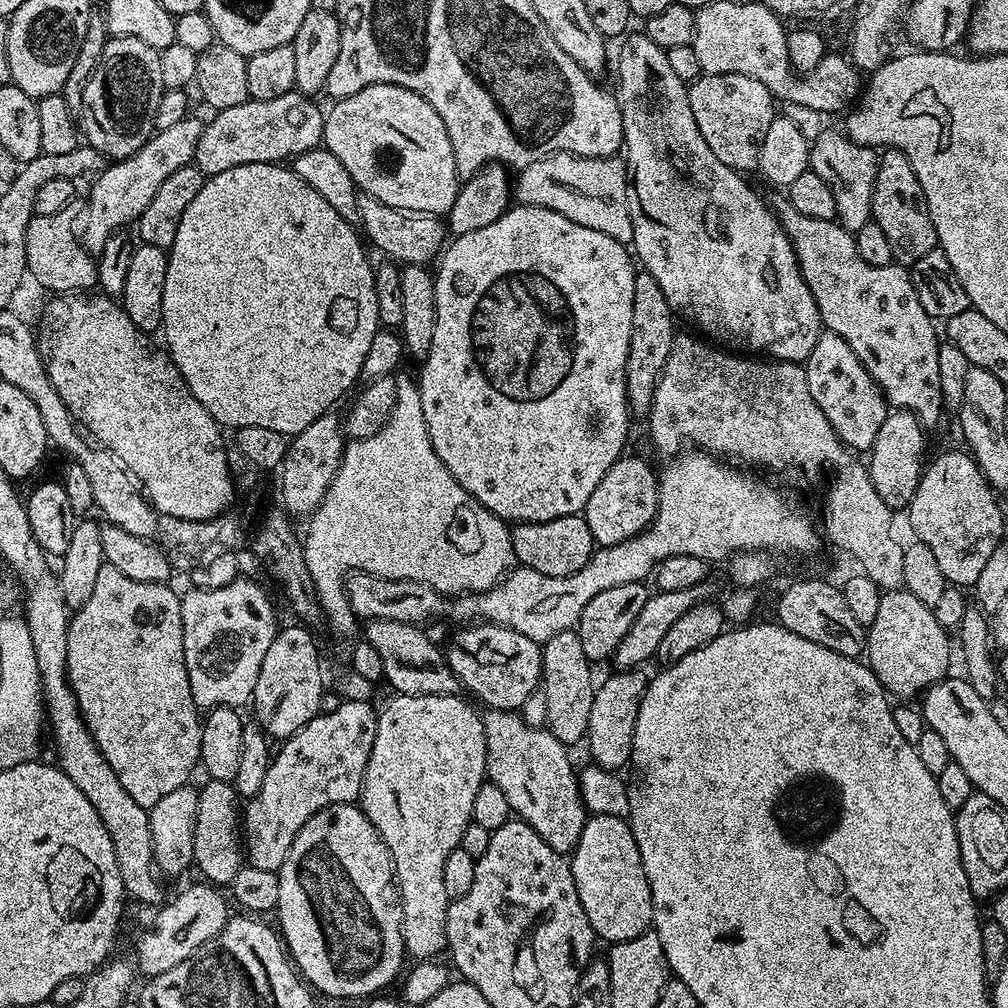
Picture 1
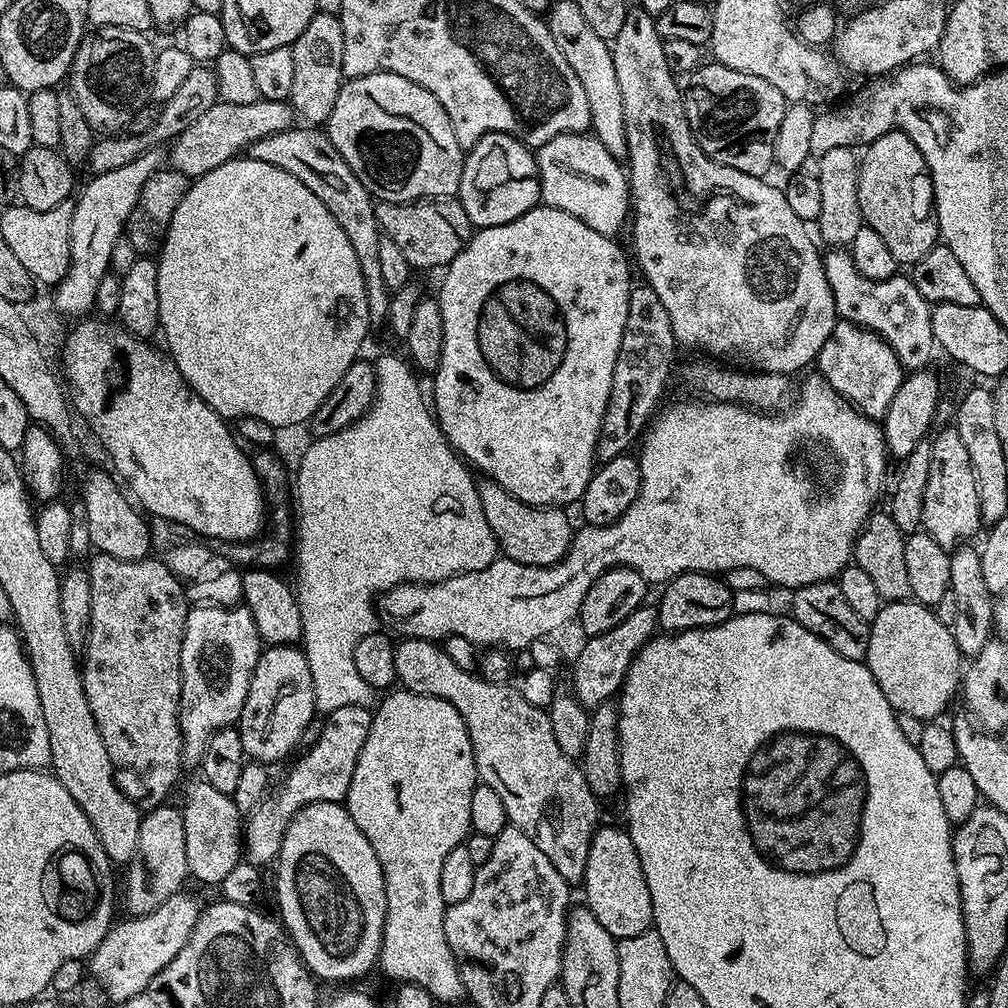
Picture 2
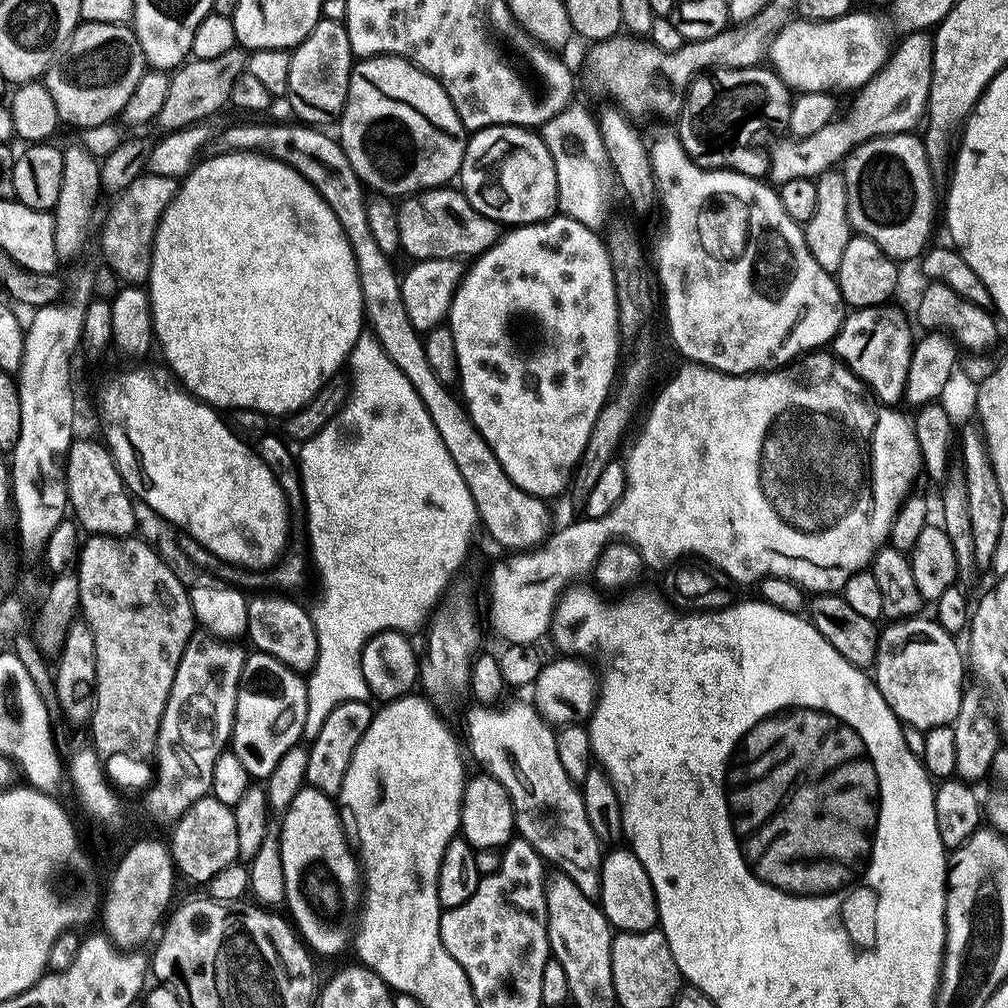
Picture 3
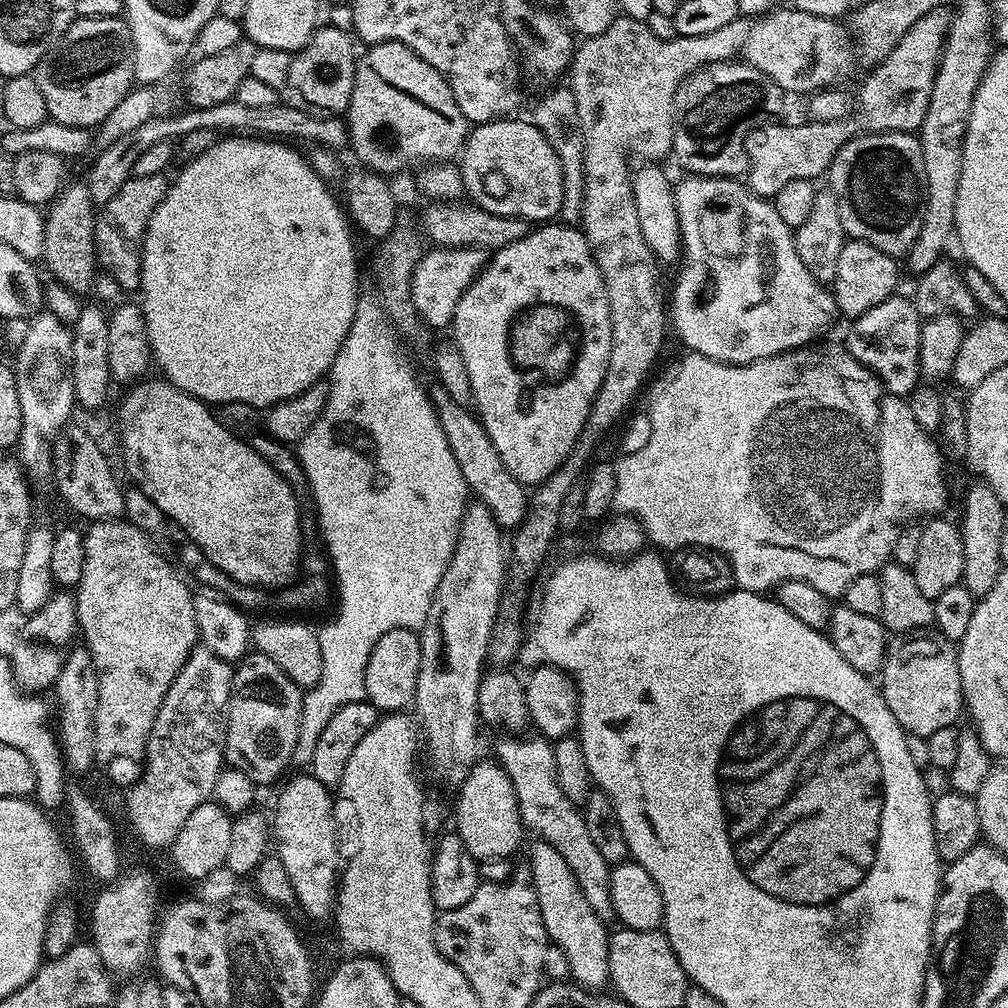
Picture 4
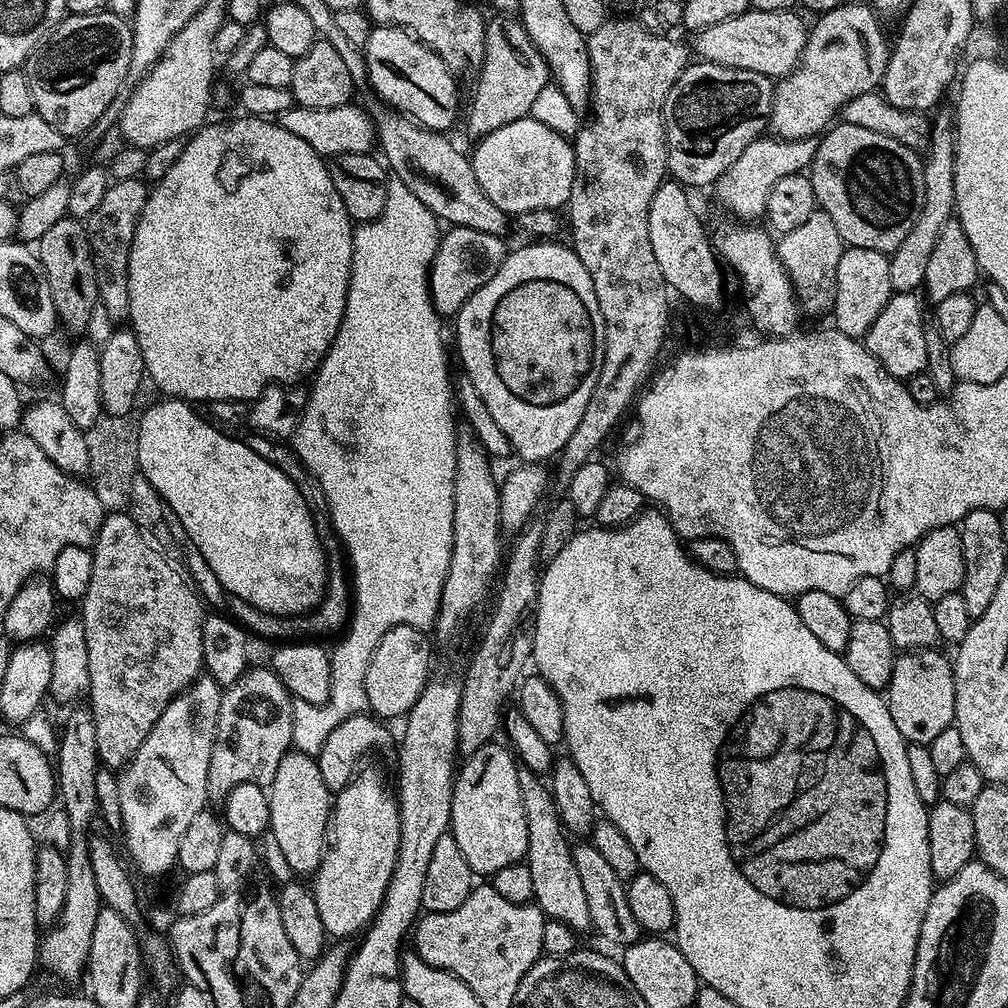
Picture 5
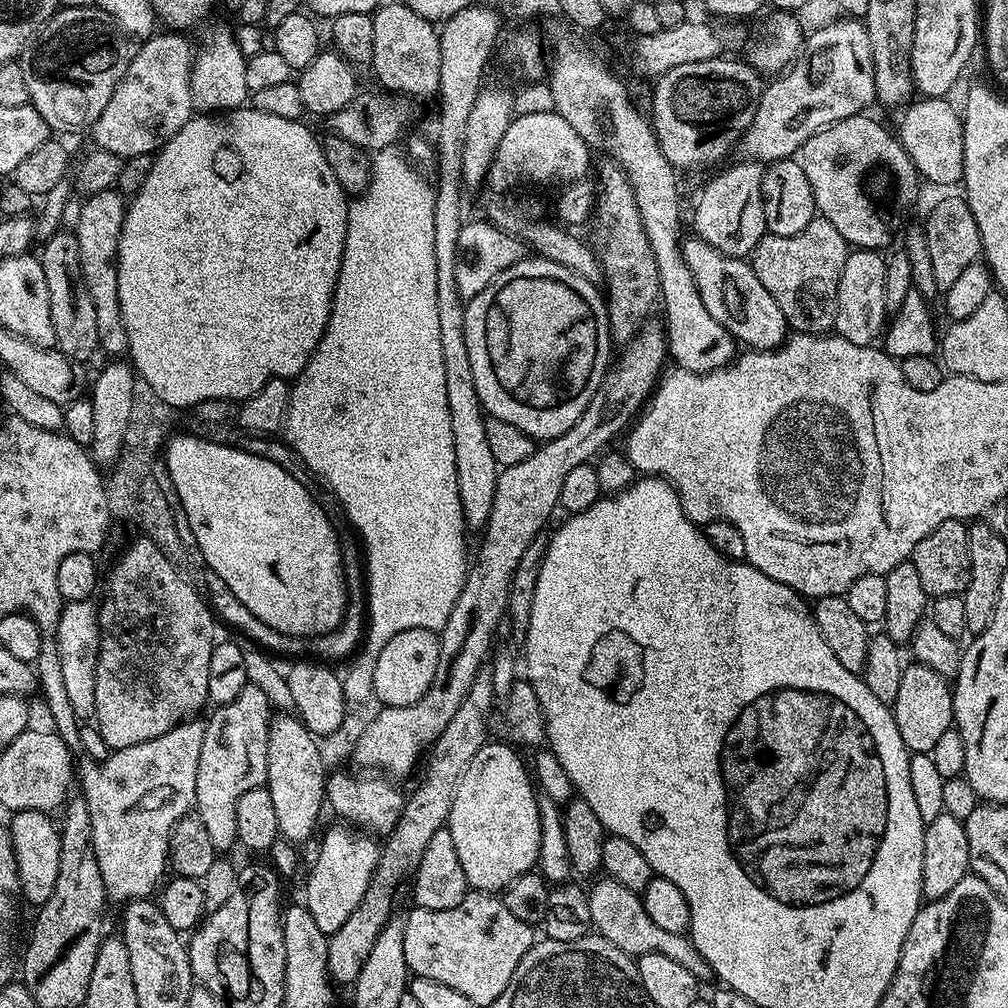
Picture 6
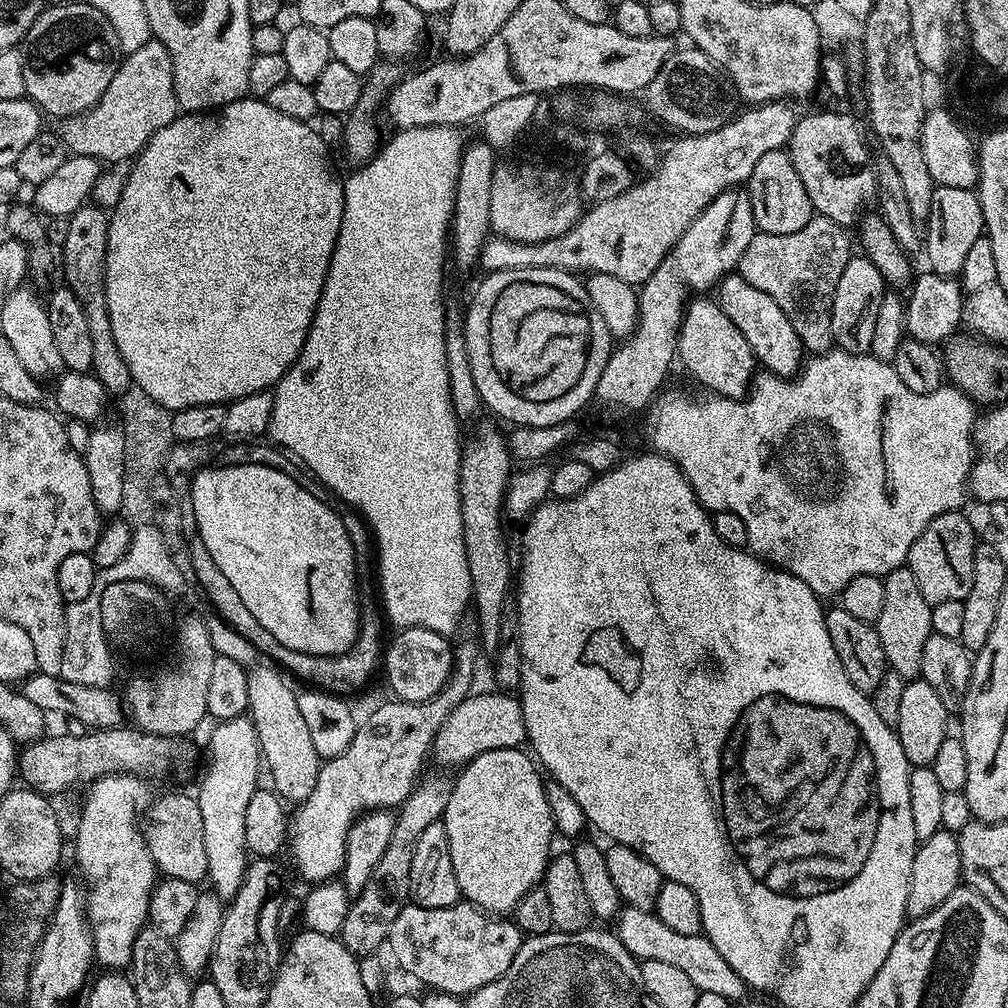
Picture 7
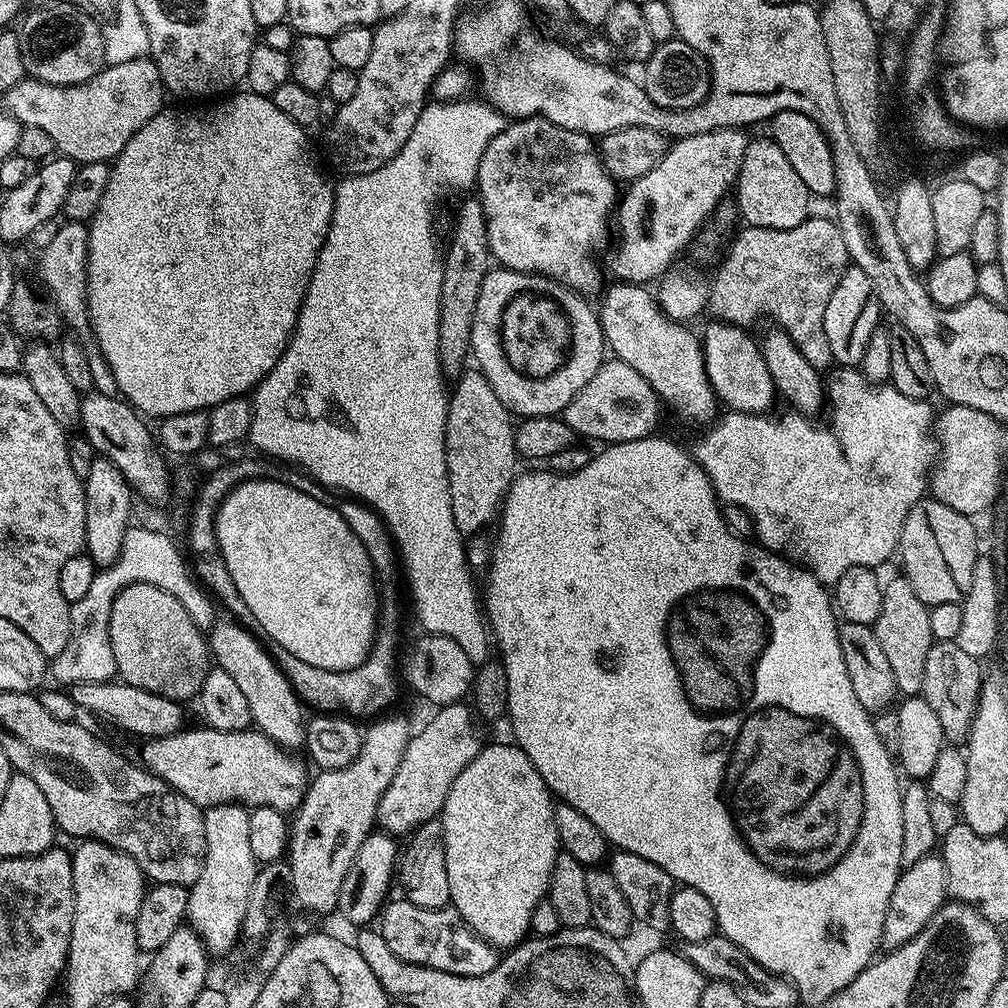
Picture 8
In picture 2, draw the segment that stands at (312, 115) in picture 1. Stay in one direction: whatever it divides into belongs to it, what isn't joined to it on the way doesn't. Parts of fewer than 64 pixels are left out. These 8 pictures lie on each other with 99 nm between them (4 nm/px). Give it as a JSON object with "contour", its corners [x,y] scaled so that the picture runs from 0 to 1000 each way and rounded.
{"contour":[[[253,99],[241,105],[232,105],[216,101],[199,113],[176,139],[172,139],[166,152],[166,162],[173,169],[185,173],[188,177],[203,175],[208,169],[216,169],[224,161],[235,158],[245,152],[246,146],[256,137],[276,133],[291,126],[292,112],[289,102],[281,99]]]}

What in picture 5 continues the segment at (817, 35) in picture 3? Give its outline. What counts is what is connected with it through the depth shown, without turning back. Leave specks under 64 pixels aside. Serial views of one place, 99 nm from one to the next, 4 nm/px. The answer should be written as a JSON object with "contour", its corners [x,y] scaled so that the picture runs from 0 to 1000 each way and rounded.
{"contour":[[[751,8],[720,18],[708,26],[695,28],[686,37],[685,48],[699,63],[724,65],[732,69],[748,69],[757,75],[777,77],[793,64],[802,41],[802,28],[790,10],[757,12]]]}

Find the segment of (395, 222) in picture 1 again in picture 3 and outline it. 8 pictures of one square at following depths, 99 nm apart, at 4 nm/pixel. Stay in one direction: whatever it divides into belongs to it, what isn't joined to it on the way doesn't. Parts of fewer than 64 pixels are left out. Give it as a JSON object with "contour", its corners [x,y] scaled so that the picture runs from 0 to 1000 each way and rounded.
{"contour":[[[448,185],[424,187],[421,190],[400,195],[396,199],[393,216],[400,253],[409,254],[410,259],[431,256],[456,258],[460,254],[471,256],[487,246],[498,233],[491,219],[475,211],[460,191]]]}

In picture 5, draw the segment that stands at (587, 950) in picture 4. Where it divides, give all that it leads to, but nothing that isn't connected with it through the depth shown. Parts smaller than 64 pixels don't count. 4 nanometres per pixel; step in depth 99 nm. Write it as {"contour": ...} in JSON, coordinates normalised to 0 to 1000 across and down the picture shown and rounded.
{"contour":[[[513,759],[514,780],[518,784],[519,803],[522,807],[523,847],[520,856],[530,875],[528,893],[539,903],[544,913],[553,913],[572,927],[587,921],[584,900],[581,899],[580,880],[577,879],[573,859],[569,859],[566,834],[554,812],[547,783],[532,766]]]}

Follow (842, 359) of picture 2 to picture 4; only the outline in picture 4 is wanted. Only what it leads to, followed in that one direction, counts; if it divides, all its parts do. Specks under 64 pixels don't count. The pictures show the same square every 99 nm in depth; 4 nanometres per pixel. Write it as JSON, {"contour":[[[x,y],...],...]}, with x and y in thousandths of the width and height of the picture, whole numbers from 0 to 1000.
{"contour":[[[894,292],[885,293],[879,300],[871,300],[859,312],[844,318],[839,344],[842,351],[859,363],[875,378],[885,393],[900,395],[914,380],[913,322],[915,314],[908,301]]]}

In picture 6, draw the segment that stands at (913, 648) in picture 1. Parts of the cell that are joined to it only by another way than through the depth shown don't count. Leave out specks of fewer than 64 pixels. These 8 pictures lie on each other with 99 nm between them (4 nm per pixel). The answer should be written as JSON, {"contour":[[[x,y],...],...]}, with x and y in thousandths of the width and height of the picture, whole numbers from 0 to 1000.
{"contour":[[[905,657],[898,662],[895,677],[891,677],[891,692],[883,701],[891,728],[895,728],[895,736],[905,748],[925,747],[931,731],[938,728],[938,724],[946,718],[941,676],[918,659]]]}

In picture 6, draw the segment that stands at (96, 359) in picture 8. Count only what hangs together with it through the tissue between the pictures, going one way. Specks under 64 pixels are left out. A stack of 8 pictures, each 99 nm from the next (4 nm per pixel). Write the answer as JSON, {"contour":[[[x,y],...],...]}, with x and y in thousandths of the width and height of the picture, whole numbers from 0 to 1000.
{"contour":[[[106,187],[97,192],[86,195],[81,201],[81,213],[77,215],[77,224],[73,227],[77,236],[77,252],[81,264],[81,276],[85,280],[85,288],[89,288],[89,300],[93,300],[93,316],[97,319],[98,348],[104,349],[104,354],[119,355],[126,350],[127,336],[125,322],[121,320],[121,304],[117,304],[117,240],[121,232],[121,220],[125,216],[127,203],[122,190],[115,187]]]}

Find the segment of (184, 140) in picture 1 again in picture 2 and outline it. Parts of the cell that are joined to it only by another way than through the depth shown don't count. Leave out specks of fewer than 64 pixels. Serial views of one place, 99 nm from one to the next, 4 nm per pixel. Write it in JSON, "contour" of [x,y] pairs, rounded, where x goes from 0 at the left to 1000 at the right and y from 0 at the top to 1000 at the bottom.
{"contour":[[[162,150],[142,151],[133,157],[133,161],[118,169],[109,169],[100,175],[92,174],[91,180],[83,188],[78,188],[79,195],[77,190],[69,220],[69,264],[65,276],[54,286],[56,307],[62,314],[83,315],[94,307],[97,280],[108,273],[110,266],[107,265],[111,262],[115,241],[124,233],[129,212],[141,192],[141,185],[145,185],[149,173],[159,170],[164,159]]]}

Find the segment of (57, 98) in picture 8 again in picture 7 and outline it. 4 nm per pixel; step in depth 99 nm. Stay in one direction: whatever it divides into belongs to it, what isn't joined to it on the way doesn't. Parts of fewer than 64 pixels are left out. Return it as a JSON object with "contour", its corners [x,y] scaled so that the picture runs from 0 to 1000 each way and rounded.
{"contour":[[[152,38],[139,46],[137,50],[126,53],[122,57],[101,97],[89,110],[66,116],[61,122],[63,125],[62,129],[60,128],[60,136],[72,154],[93,156],[95,159],[106,162],[128,160],[138,154],[152,133],[175,118],[178,109],[173,93],[172,63],[169,62],[168,51],[158,40]]]}

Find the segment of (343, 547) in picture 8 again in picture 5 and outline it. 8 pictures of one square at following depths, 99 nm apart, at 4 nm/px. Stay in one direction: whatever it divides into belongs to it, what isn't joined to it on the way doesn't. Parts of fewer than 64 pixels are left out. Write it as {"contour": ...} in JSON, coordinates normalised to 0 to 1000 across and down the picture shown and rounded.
{"contour":[[[159,395],[150,403],[143,405],[145,406],[143,414],[138,415],[135,427],[136,456],[140,470],[147,476],[149,483],[167,500],[169,506],[176,511],[181,520],[181,526],[185,526],[187,531],[187,540],[198,547],[198,552],[206,559],[211,573],[227,587],[225,589],[227,592],[242,595],[248,601],[266,607],[270,611],[296,611],[309,607],[321,594],[326,561],[323,559],[323,549],[313,529],[312,514],[308,510],[296,482],[292,482],[292,478],[288,478],[288,474],[284,474],[284,470],[280,470],[280,466],[276,466],[276,462],[264,458],[264,454],[260,454],[260,450],[252,450],[252,446],[245,438],[220,431],[213,420],[207,419],[205,416],[202,418],[190,405],[193,404],[182,395]]]}

